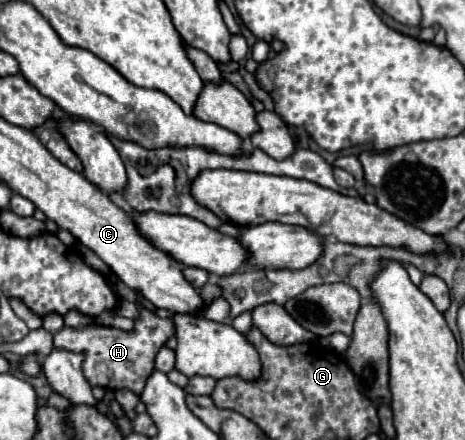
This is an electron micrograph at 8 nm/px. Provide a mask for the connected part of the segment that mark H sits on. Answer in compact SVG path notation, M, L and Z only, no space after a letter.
M136 302L138 318L134 320L134 330L126 332L112 326L100 326L100 324L88 324L84 328L70 328L64 326L54 334L54 346L64 346L64 350L82 354L82 372L90 386L102 386L106 390L120 390L128 388L136 394L140 394L146 386L148 376L154 370L154 358L156 352L164 346L168 338L176 334L174 320L172 318L158 318L154 312L144 308L140 302Z

